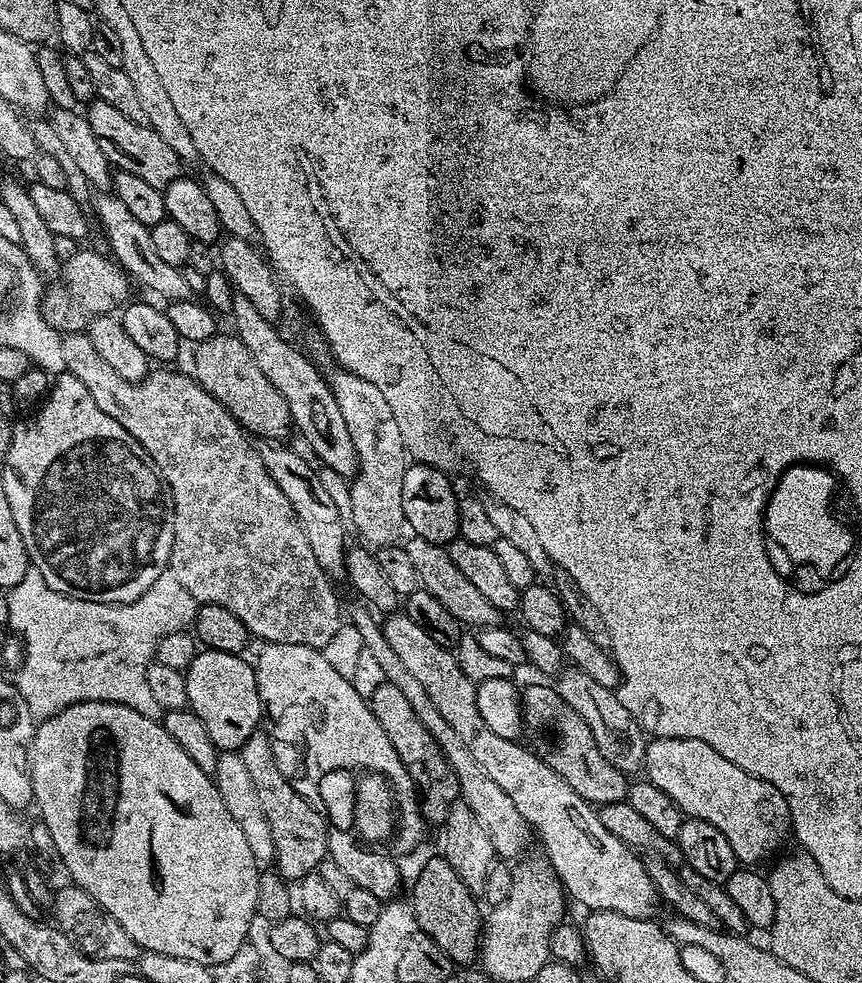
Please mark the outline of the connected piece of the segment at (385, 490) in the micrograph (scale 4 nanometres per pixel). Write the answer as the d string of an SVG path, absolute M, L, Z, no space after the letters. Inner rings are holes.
M380 396L380 400L340 400L337 402L345 419L350 438L353 440L354 450L357 454L357 468L355 475L350 480L350 501L353 512L350 524L356 527L356 532L361 536L365 545L379 550L395 545L400 536L400 531L405 531L404 511L402 510L402 478L406 474L410 463L410 453L404 442L404 435L400 427L394 422L394 412L390 410L390 402Z

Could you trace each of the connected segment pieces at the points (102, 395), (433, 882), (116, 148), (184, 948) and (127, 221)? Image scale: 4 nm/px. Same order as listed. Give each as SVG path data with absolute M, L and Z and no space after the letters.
M83 331L67 333L63 339L65 373L78 378L78 382L82 382L82 386L86 386L86 390L90 390L90 398L94 398L94 402L98 402L98 410L102 410L102 414L110 414L110 418L114 418L114 422L118 422L118 426L127 430L148 451L150 458L160 469L160 475L164 477L165 484L171 490L172 502L176 505L176 517L174 518L174 542L168 563L170 571L178 578L178 582L182 582L182 586L186 586L186 590L190 590L197 605L226 606L226 610L231 610L236 617L242 618L242 626L246 626L248 633L266 640L268 644L301 644L318 649L326 647L332 636L337 635L342 627L340 600L336 597L335 590L332 589L333 581L322 570L322 566L318 566L318 558L314 558L314 550L310 550L310 542L306 542L306 530L302 530L300 519L296 516L290 498L286 498L286 494L282 494L282 490L278 490L274 478L266 470L260 457L260 449L254 443L253 437L245 432L240 423L213 396L208 395L191 375L182 376L178 372L152 370L149 371L145 380L135 384L122 378L122 374L117 374L114 366L109 366L102 359L102 354L98 354L98 350L94 350L94 342L90 342L90 338Z
M446 858L426 861L424 869L416 876L416 885L412 888L413 906L411 905L411 907L414 909L414 919L419 931L434 942L438 942L438 946L442 946L442 950L446 950L446 954L456 966L471 965L472 959L475 956L477 959L482 948L482 912L480 916L480 908L476 905L476 900L477 897L464 885L462 878L458 878L454 866L450 866L450 862Z
M98 98L87 105L86 115L90 130L94 130L94 138L98 138L98 146L102 146L102 154L106 154L113 169L127 170L137 178L143 178L149 186L161 190L168 188L170 182L181 179L182 161L179 154L147 123L139 124L126 118L126 114L114 110L110 102L102 102Z
M87 700L81 704L72 704L49 720L39 721L36 733L32 736L30 753L32 766L32 795L35 807L40 807L39 819L50 830L54 843L58 846L63 867L72 876L71 879L86 894L90 894L105 910L126 929L126 934L138 942L141 949L170 954L174 958L190 958L199 964L213 966L225 963L249 939L248 931L252 928L252 919L257 919L256 903L258 902L258 882L261 869L246 842L246 834L230 818L230 810L226 810L226 802L222 802L222 794L218 794L216 781L211 775L198 766L194 766L190 754L166 734L160 720L146 718L146 714L138 714L138 710L127 708L125 704L111 704L105 700Z
M111 194L97 195L95 200L96 216L100 219L100 228L104 231L109 246L112 247L111 255L114 257L115 263L135 283L137 280L142 287L149 288L156 296L161 296L164 302L193 299L194 295L189 283L184 279L181 269L168 265L155 253L154 242L150 242L150 230L146 226L142 226L142 222L138 222L138 218L134 218L134 214L130 214L130 209L117 196Z

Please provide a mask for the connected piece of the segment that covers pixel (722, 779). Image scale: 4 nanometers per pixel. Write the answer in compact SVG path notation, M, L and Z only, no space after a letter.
M666 738L653 739L652 745L642 752L642 768L647 779L658 788L663 796L667 796L685 817L693 820L710 822L726 836L730 842L730 850L736 855L737 861L744 866L756 866L759 860L764 860L780 844L784 836L784 828L789 827L788 807L784 796L770 782L752 776L742 766L734 766L730 758L722 758L714 746L706 746L706 742L694 738Z

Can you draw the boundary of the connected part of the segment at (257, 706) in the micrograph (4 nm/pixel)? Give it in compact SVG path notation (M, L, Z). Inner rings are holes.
M197 651L186 673L186 694L188 707L202 718L202 722L206 722L206 731L221 752L237 751L246 738L261 727L262 705L256 685L256 669L243 655Z

